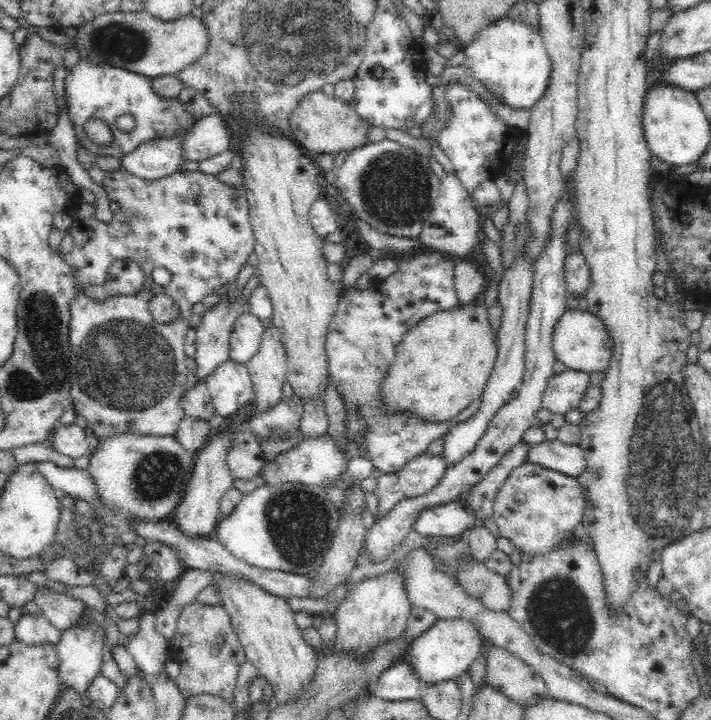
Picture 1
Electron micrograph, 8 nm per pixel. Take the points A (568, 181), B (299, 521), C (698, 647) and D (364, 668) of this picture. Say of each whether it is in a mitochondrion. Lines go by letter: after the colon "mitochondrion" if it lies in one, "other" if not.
A: other
B: mitochondrion
C: other
D: other

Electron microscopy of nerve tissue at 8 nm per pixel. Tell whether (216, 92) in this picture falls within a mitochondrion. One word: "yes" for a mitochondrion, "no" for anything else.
no

